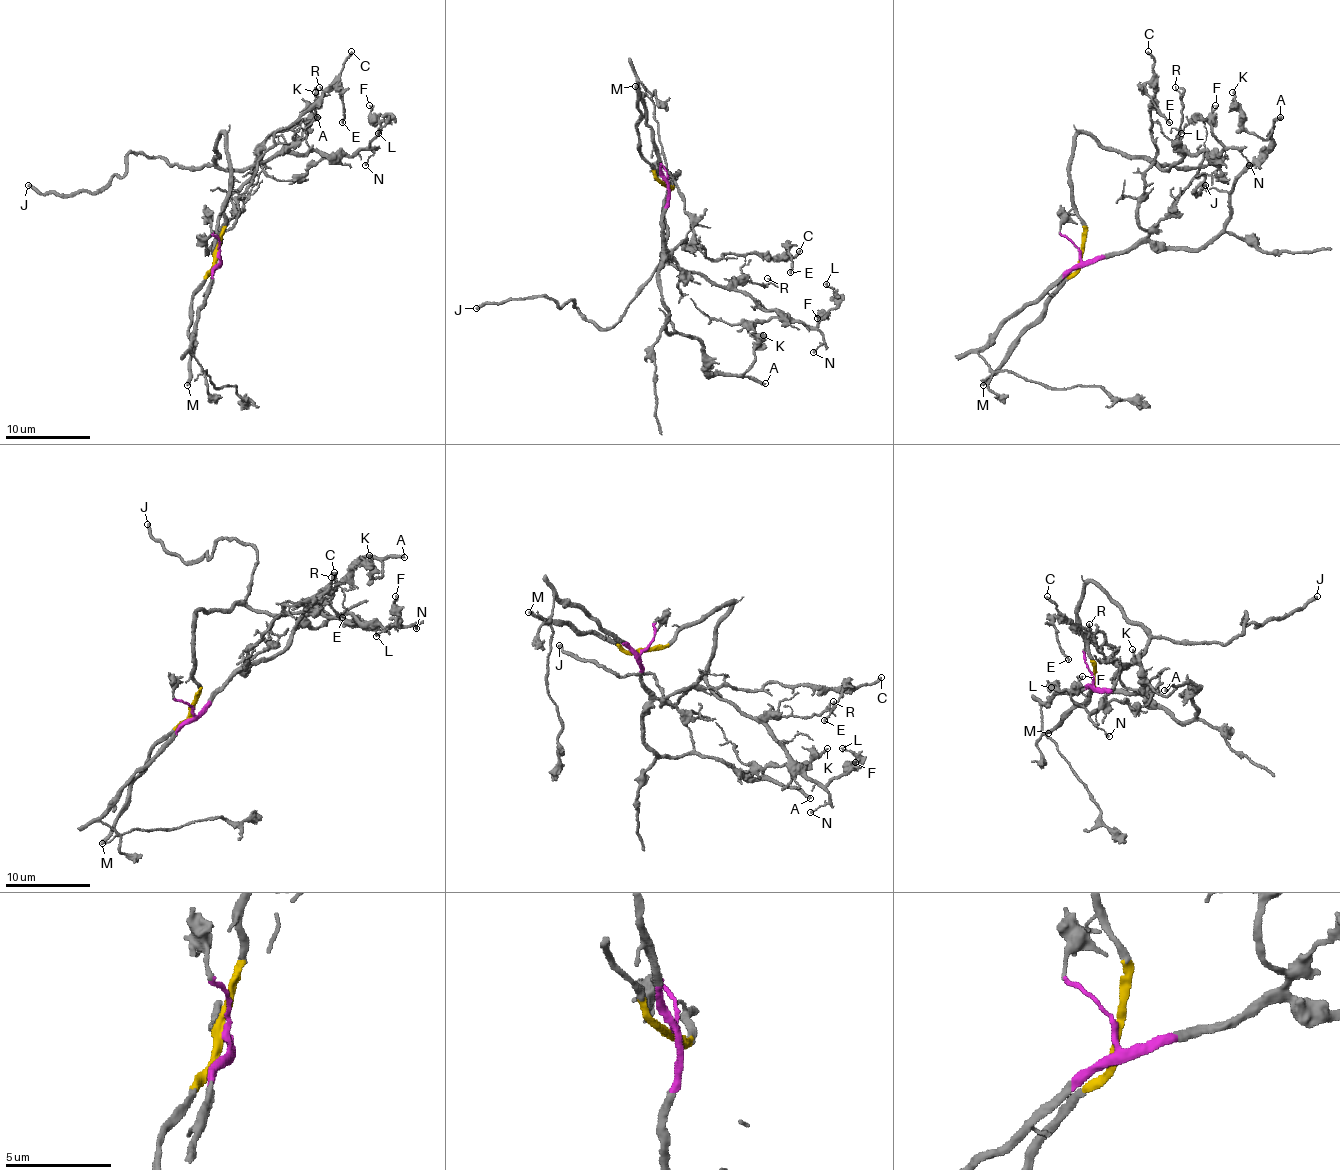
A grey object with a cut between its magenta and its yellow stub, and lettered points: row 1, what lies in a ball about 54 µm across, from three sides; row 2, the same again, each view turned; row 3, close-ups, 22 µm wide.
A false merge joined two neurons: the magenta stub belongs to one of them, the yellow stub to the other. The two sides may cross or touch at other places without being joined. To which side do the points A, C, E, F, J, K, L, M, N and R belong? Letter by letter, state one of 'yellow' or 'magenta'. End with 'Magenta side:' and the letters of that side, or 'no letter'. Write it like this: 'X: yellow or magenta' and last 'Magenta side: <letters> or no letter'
A: magenta
C: magenta
E: magenta
F: yellow
J: yellow
K: magenta
L: yellow
M: yellow
N: yellow
R: yellow
Magenta side: A, C, E, K

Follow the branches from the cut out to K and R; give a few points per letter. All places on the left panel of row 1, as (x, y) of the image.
K: (216, 254), (210, 246), (220, 242), (224, 203), (271, 136), (307, 133), (316, 91)
R: (216, 254), (229, 191), (222, 133), (216, 163), (224, 169), (282, 155), (313, 119), (320, 87)

